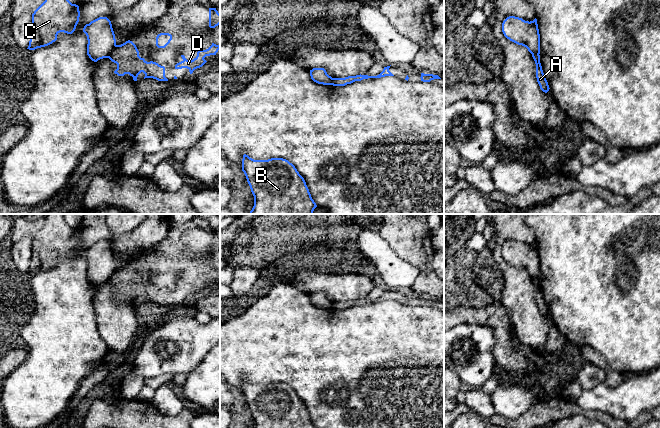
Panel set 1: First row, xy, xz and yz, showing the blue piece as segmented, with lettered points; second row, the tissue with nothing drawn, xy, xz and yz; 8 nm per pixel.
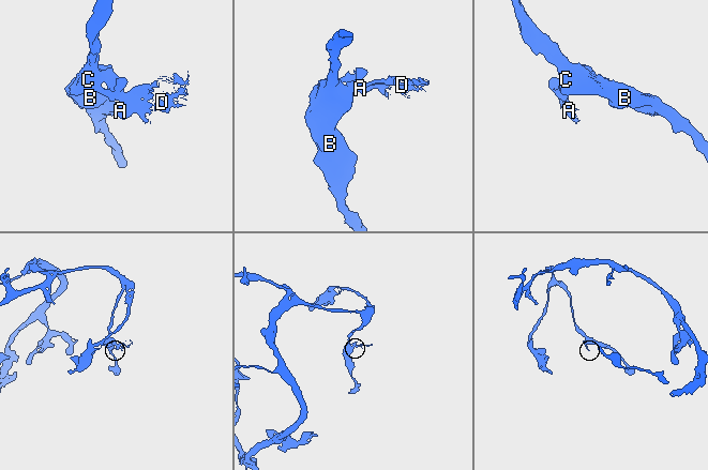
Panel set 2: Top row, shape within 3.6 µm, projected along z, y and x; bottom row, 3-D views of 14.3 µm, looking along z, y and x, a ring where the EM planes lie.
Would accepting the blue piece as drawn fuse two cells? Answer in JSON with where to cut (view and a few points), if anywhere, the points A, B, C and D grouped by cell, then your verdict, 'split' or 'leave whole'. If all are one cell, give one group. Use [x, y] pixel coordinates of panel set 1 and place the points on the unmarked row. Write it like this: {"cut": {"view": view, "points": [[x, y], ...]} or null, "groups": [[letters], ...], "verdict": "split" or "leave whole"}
{"cut": {"view": "xy", "points": [[116, 269], [107, 281]]}, "groups": [["A", "D"], ["B", "C"]], "verdict": "split"}

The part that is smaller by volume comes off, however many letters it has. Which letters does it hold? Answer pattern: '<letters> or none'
A, D

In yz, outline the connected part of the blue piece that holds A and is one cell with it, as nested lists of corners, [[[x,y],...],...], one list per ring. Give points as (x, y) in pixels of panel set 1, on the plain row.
[[[535,278],[535,279],[532,279],[534,285],[535,285],[535,288],[536,288],[536,302],[537,302],[537,306],[540,310],[540,313],[547,317],[549,315],[549,309],[548,309],[548,306],[544,300],[544,297],[543,297],[543,294],[542,294],[542,290],[541,290],[541,287],[540,287],[540,279],[539,278]]]

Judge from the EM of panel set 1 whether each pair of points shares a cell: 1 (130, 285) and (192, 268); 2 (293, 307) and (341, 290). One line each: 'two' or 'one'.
1: one
2: two

